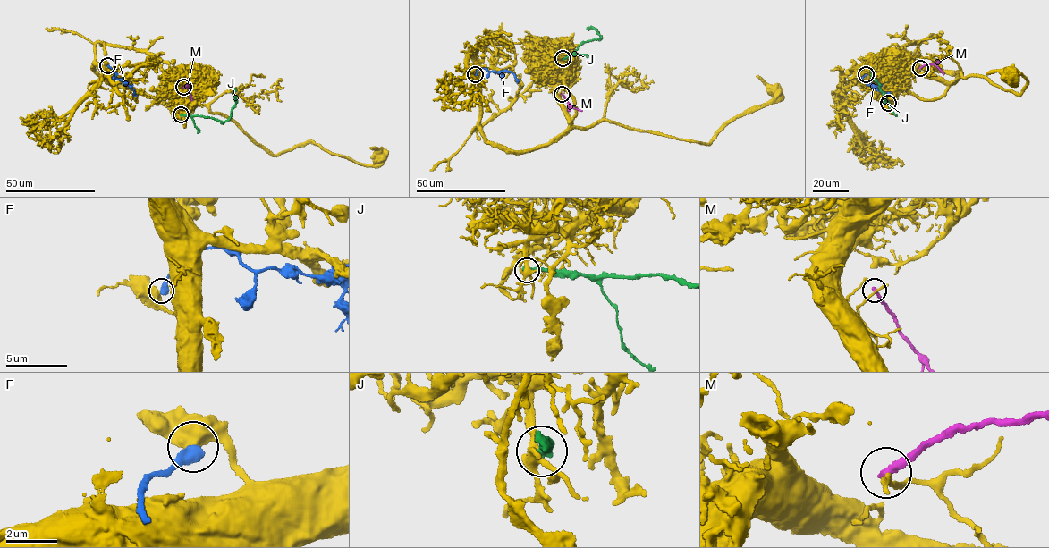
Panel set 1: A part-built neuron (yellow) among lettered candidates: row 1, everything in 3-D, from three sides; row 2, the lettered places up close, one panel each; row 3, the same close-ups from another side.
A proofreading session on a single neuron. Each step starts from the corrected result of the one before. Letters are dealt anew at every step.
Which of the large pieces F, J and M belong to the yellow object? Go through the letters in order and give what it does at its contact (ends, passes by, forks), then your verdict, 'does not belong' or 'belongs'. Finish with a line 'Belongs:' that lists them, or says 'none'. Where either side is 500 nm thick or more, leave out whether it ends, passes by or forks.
F: does not belong
J: it ends | does not belong
M: it ends | does not belong
Belongs: none

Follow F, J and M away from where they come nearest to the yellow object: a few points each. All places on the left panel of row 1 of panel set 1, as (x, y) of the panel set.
F: (107, 65), (116, 78), (133, 88), (132, 95)
J: (181, 114), (202, 115), (224, 122), (235, 105), (234, 88)
M: (183, 87), (188, 87), (192, 100)

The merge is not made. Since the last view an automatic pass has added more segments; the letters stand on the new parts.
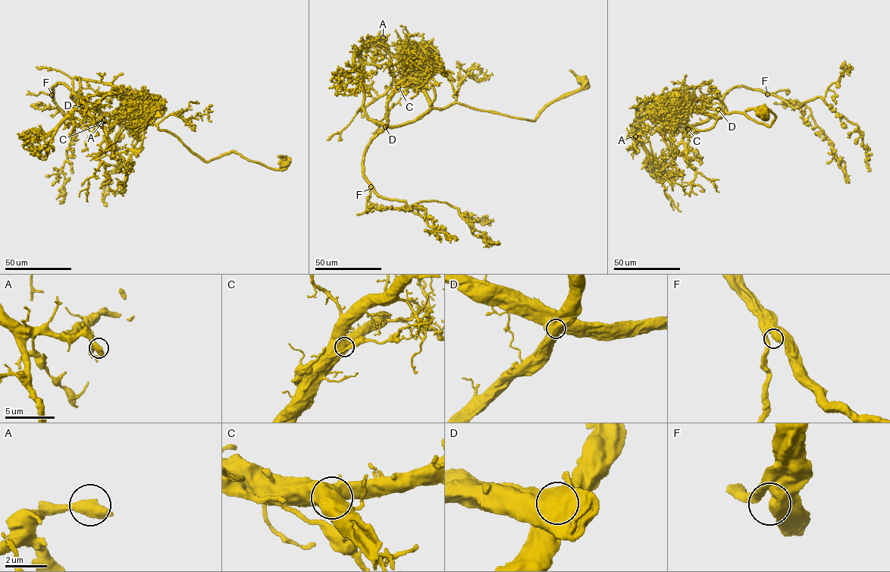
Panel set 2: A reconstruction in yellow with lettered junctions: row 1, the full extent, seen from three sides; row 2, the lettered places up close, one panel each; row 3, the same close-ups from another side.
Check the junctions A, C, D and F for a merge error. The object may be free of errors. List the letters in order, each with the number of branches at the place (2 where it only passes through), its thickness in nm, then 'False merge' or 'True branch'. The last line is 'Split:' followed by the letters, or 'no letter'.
A: Branches: 1. Thickness 750 nm. True branch
C: Branches: 2. Thickness 700 nm. True branch
D: Branches: 1. Thickness 1350 nm. False merge
F: Branches: 1. Thickness 700 nm. True branch
Split: D

